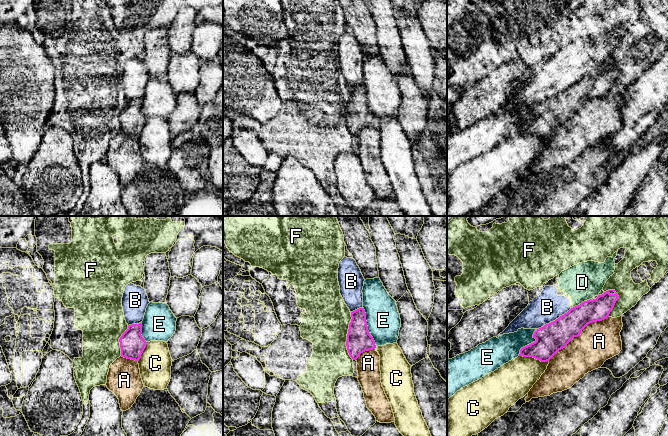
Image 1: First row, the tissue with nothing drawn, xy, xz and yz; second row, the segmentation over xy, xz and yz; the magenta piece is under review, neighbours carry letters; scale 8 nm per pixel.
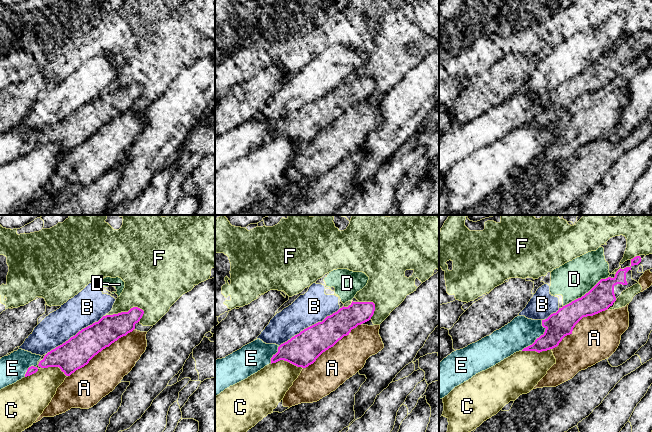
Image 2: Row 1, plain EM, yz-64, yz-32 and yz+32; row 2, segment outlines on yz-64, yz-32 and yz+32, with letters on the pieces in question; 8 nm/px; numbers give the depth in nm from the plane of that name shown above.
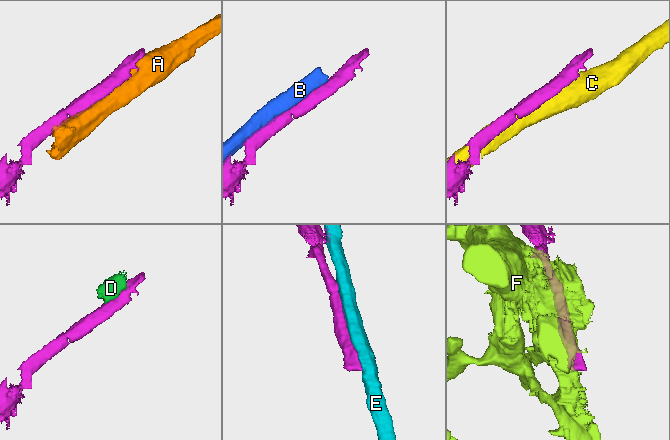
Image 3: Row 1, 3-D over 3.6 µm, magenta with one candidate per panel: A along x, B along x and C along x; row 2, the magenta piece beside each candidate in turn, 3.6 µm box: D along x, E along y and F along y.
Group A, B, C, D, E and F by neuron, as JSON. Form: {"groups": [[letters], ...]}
{"groups": [["A"], ["B", "D"], ["C"], ["E"], ["F"]]}

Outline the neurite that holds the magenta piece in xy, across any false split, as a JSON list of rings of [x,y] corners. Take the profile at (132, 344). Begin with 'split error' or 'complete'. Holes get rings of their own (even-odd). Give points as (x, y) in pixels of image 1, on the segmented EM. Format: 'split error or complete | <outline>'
complete | [[[142,323],[128,326],[119,339],[122,357],[139,361],[147,343],[141,333]]]

